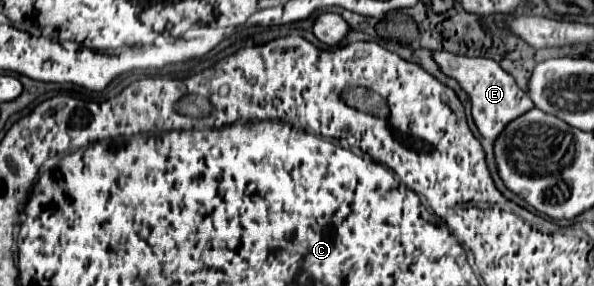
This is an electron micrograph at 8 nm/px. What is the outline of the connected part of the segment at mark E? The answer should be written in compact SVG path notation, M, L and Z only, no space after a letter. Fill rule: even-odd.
M433 51L433 59L439 65L441 73L455 79L461 85L461 89L469 95L473 121L485 139L495 141L495 135L499 135L499 131L503 131L505 123L523 115L523 111L533 109L529 95L523 89L519 89L517 83L511 79L511 75L507 71L503 71L499 67L499 63L495 63L493 59L461 57L461 55L453 55L447 51Z

